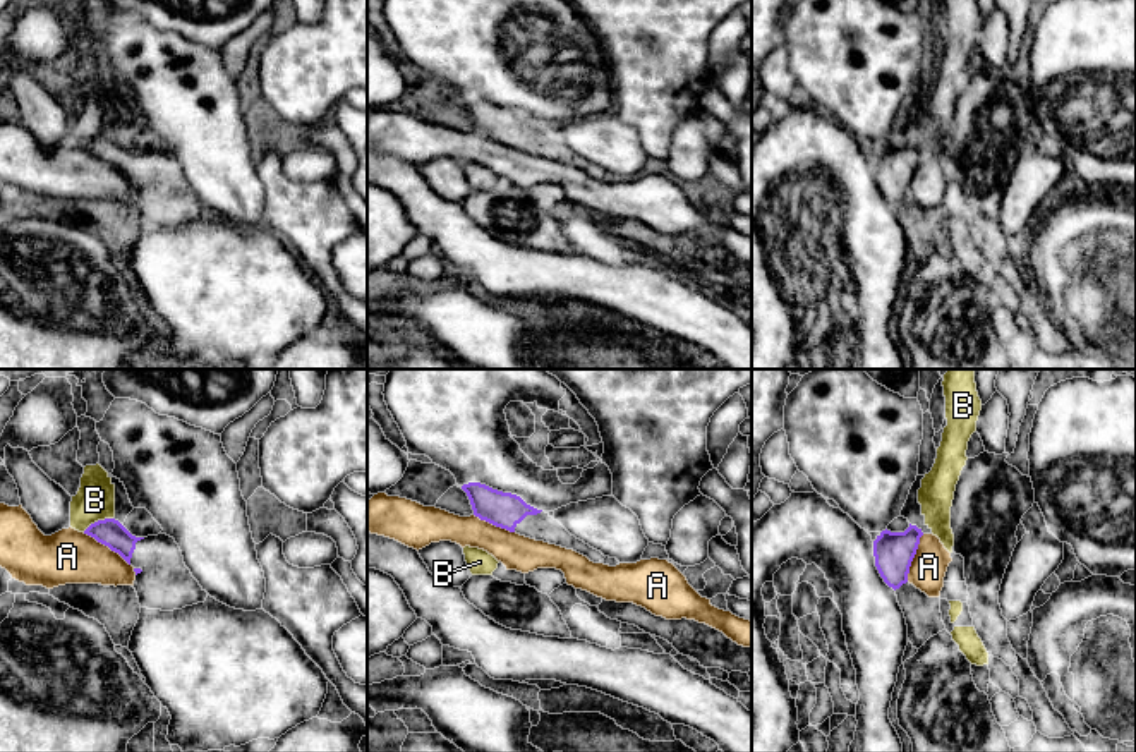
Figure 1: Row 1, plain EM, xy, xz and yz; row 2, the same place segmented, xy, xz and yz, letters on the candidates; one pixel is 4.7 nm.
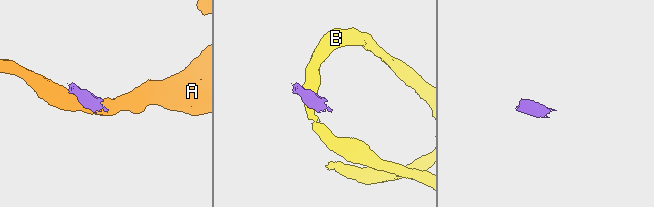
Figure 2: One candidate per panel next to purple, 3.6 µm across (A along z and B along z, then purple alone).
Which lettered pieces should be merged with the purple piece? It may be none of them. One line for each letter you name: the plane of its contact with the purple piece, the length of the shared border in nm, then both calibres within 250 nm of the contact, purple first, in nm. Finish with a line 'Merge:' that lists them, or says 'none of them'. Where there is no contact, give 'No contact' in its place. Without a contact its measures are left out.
Merge: none of them

